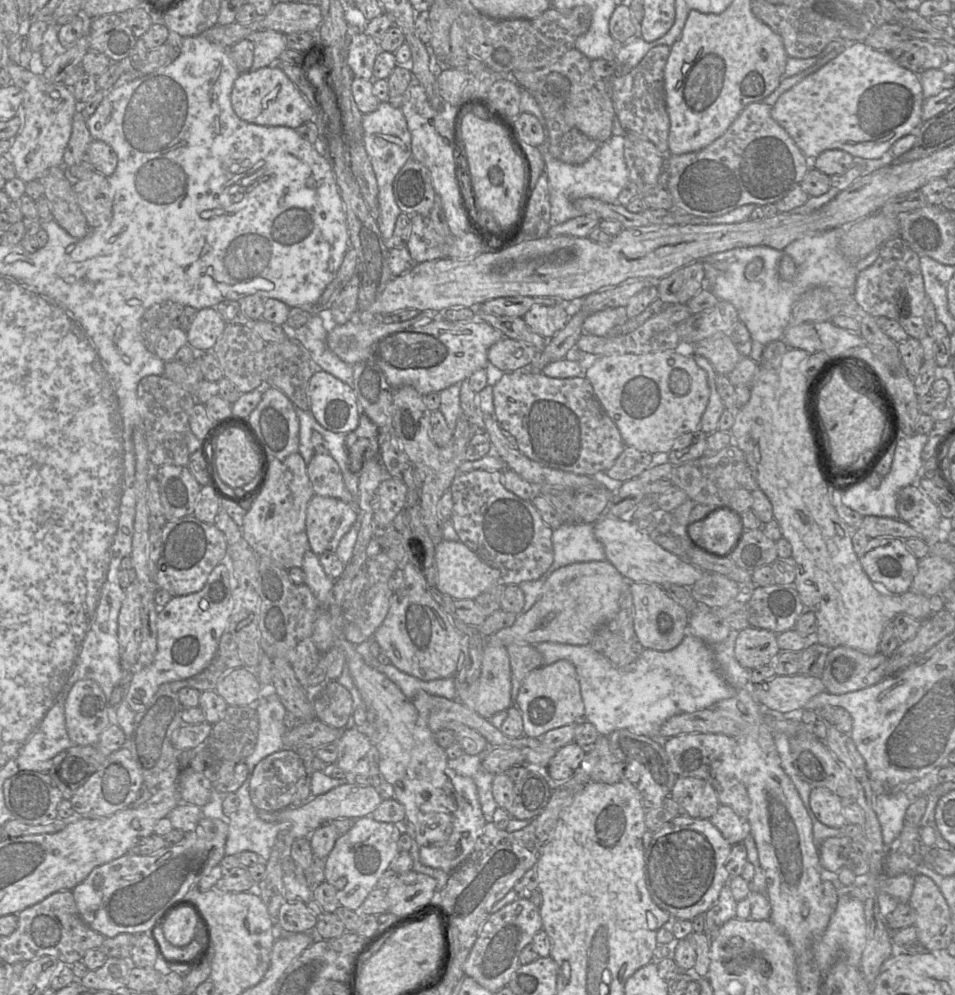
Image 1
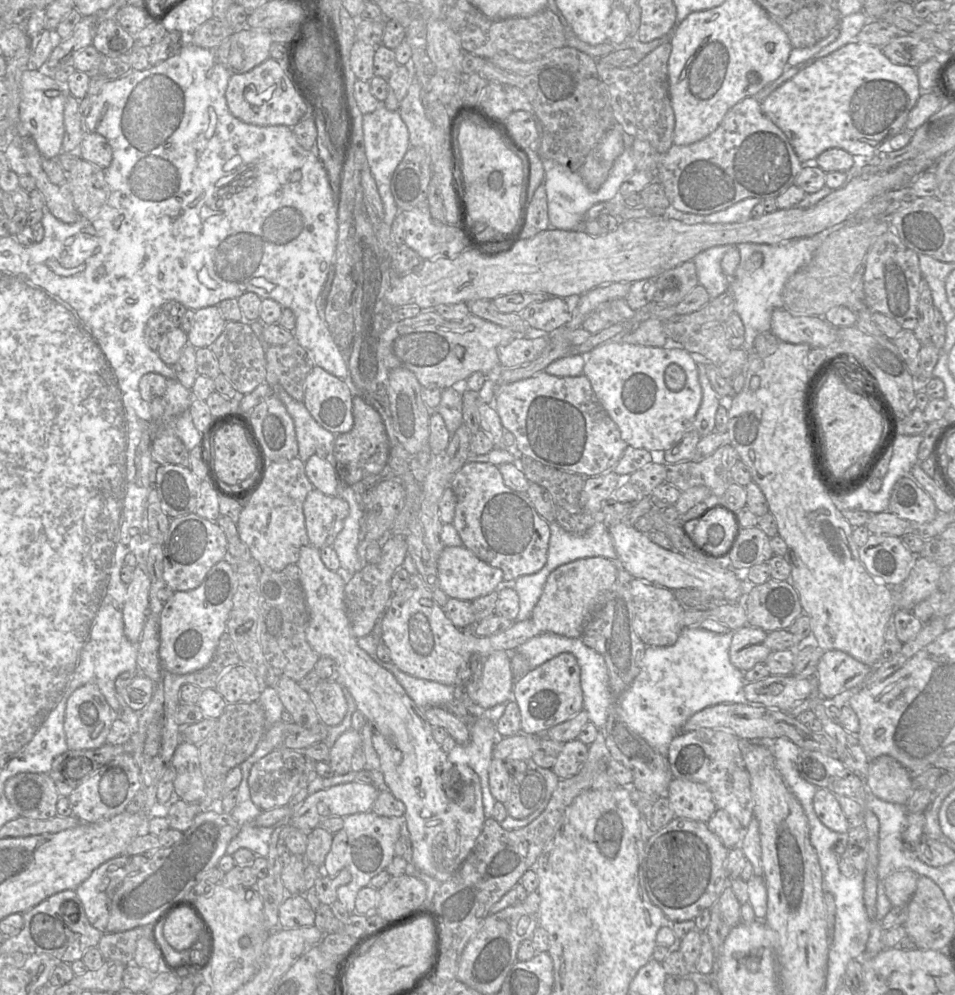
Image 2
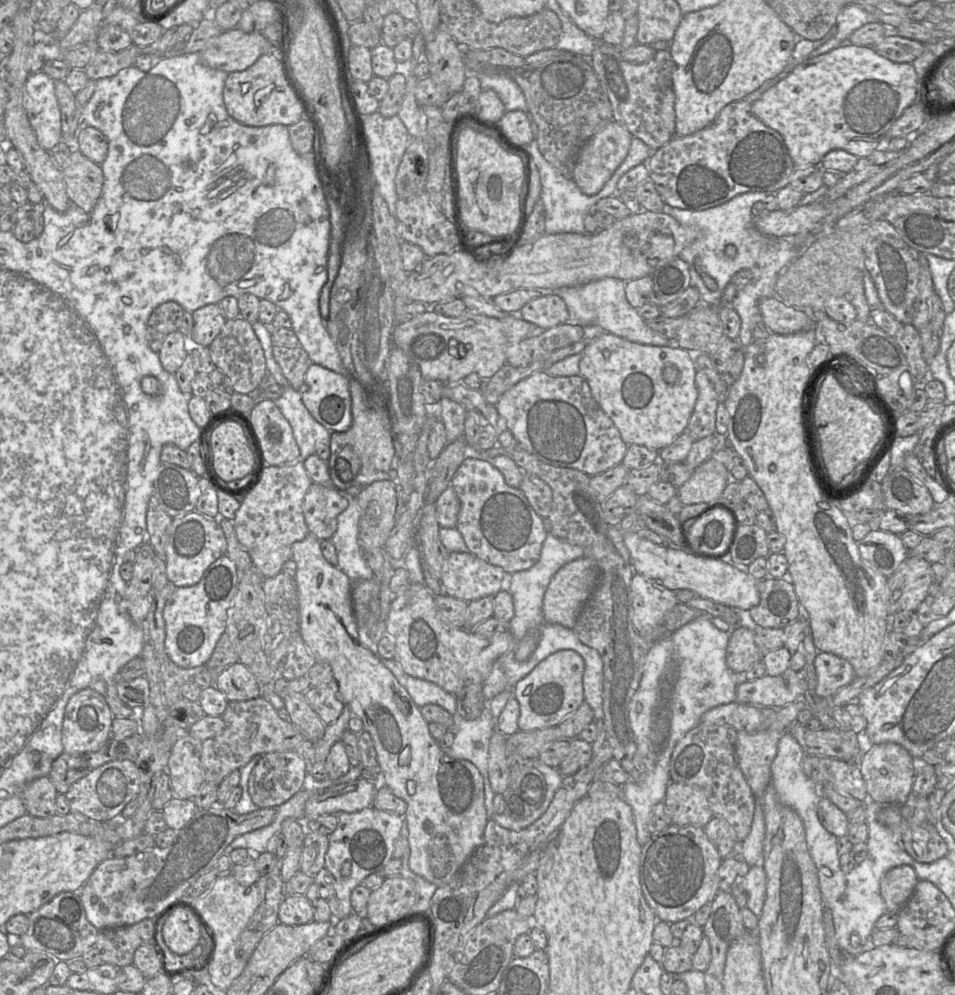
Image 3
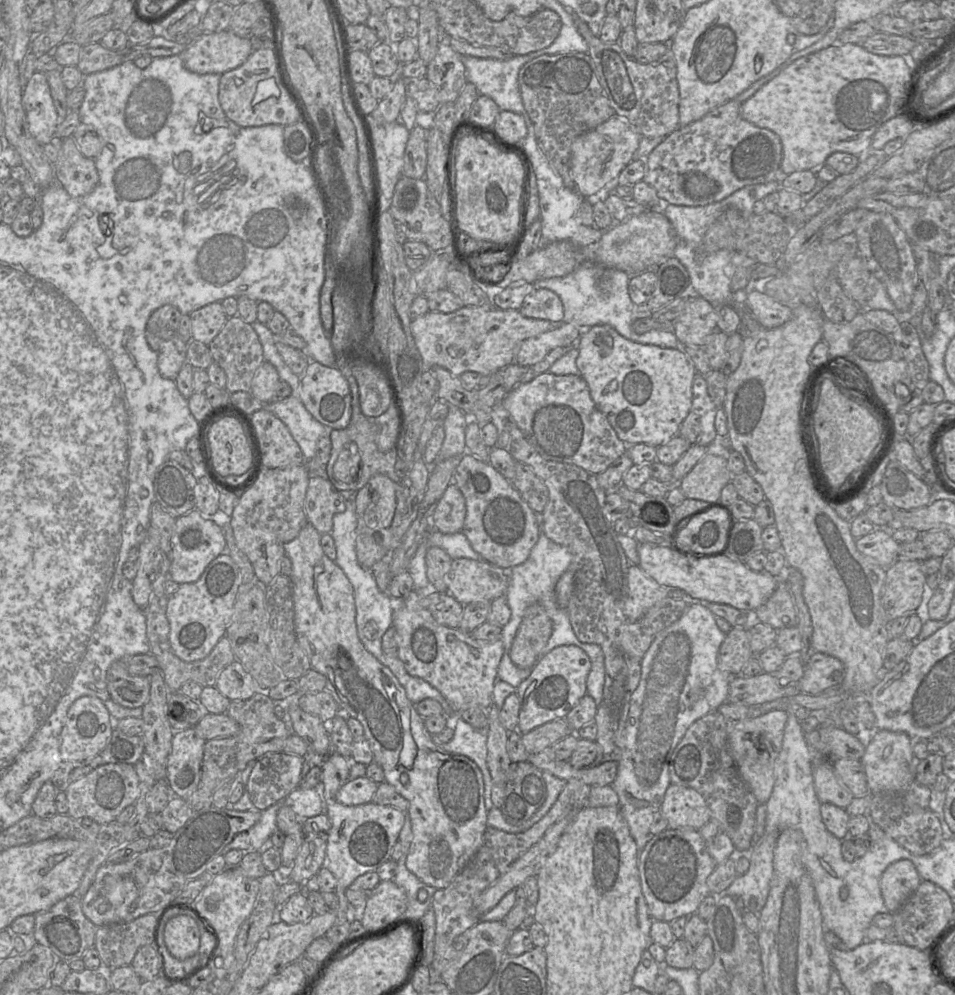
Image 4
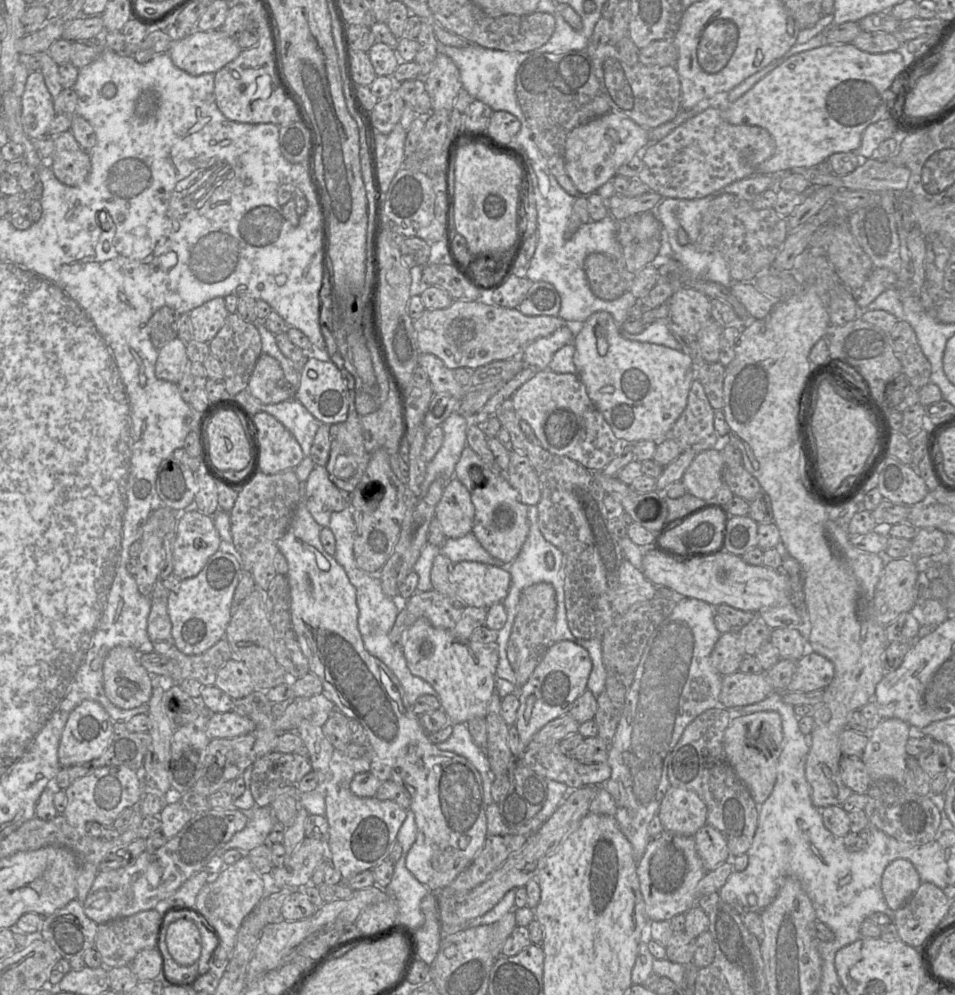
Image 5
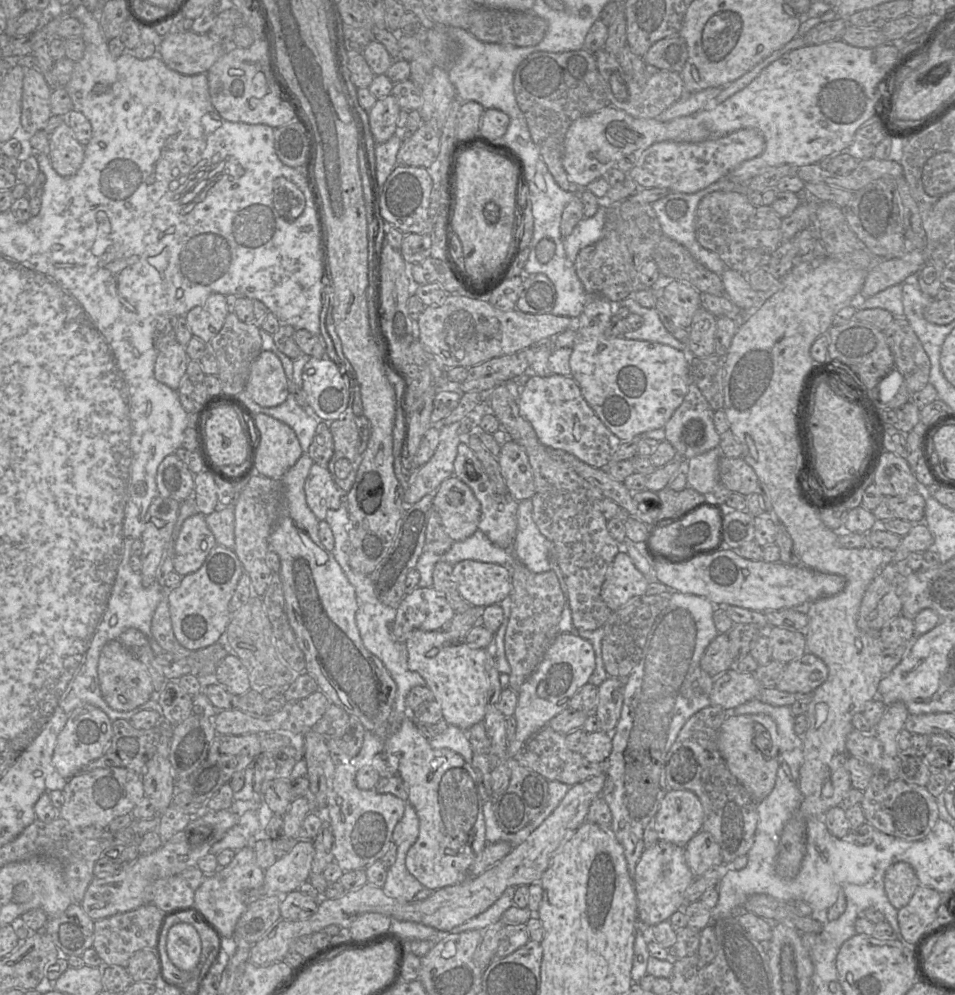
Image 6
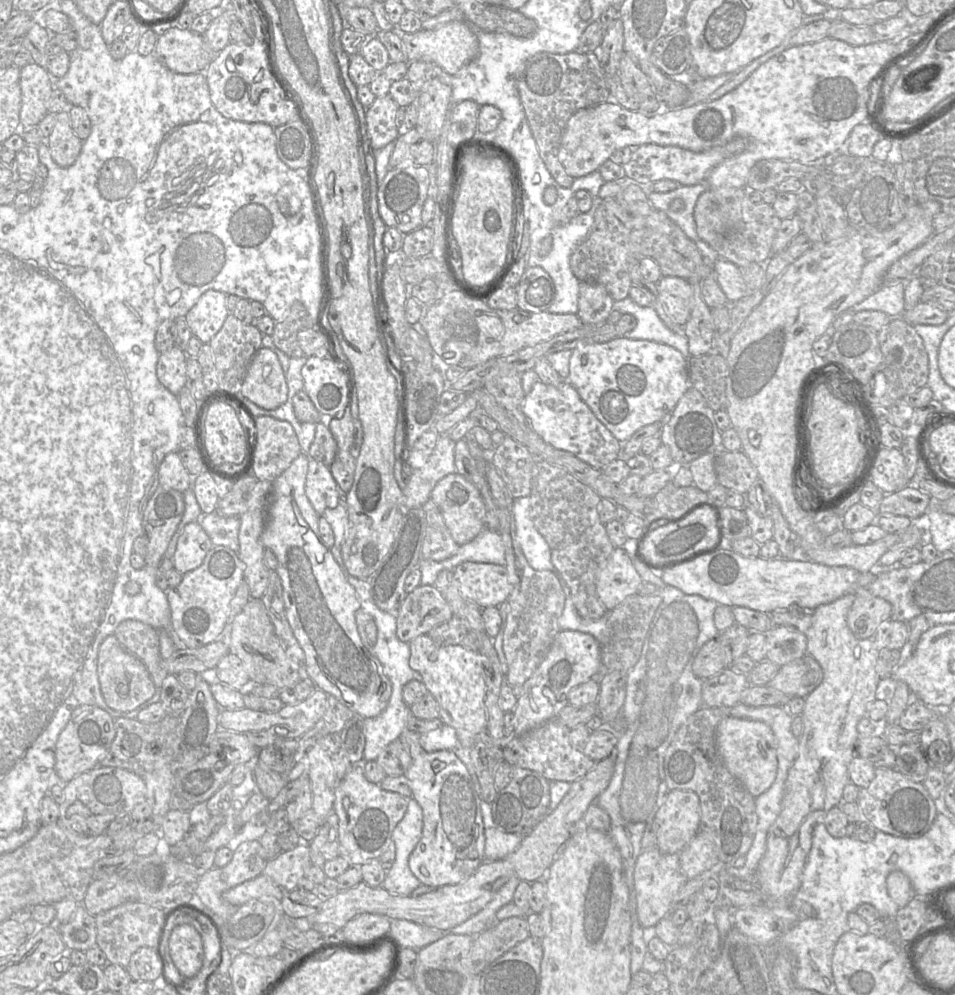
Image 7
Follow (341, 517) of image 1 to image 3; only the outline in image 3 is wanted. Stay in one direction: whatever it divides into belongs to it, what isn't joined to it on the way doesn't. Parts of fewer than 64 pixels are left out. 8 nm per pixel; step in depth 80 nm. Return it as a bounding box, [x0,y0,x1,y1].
[302,482,348,541]

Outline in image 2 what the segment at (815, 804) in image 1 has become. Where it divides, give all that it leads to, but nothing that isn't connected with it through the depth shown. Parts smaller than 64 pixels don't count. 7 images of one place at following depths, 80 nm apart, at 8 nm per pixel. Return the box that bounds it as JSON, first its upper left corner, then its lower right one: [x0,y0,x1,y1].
[813,788,849,834]

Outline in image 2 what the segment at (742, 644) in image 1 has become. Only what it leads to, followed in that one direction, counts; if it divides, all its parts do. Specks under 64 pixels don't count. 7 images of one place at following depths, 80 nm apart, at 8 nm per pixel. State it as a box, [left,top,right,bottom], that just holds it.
[729,625,771,672]

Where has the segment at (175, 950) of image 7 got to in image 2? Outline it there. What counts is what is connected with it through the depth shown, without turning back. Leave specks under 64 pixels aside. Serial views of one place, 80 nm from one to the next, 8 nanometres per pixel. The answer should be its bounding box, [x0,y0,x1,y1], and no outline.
[156,907,202,951]

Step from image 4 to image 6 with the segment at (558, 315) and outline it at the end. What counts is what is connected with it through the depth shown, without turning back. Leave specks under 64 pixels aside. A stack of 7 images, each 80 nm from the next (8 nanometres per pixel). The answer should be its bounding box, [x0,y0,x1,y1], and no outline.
[516,275,556,314]

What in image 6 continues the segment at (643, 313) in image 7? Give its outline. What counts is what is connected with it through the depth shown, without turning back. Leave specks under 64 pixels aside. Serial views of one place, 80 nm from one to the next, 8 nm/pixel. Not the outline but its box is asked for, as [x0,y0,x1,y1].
[613,297,687,353]

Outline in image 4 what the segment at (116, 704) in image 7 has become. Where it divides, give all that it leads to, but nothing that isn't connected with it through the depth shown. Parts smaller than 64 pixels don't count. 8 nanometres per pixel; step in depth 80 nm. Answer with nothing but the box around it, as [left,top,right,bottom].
[106,658,149,707]

